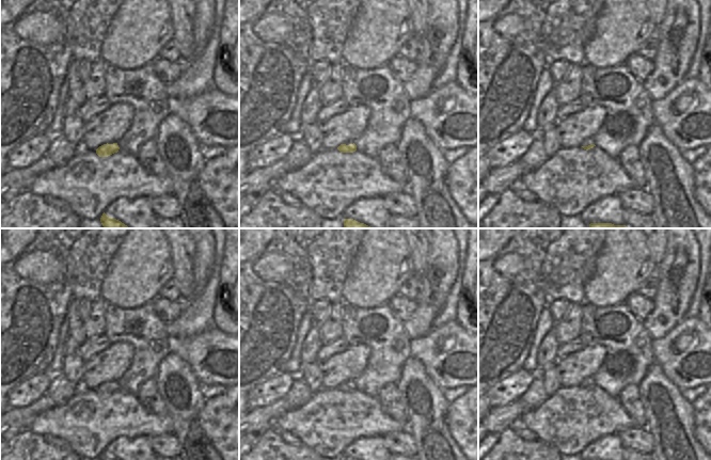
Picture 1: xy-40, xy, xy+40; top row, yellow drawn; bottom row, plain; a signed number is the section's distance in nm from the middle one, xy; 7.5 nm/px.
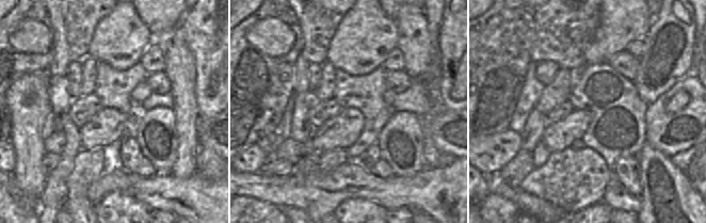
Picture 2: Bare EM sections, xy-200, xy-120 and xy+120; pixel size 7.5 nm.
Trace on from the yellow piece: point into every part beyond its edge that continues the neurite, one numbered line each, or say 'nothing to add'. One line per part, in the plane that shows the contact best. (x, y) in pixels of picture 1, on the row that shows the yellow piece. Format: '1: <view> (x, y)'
nothing to add.

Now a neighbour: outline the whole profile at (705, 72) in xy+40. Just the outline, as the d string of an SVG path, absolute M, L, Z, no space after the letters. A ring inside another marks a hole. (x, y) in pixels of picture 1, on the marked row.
M711 33L707 38L707 43L702 51L698 79L711 91Z

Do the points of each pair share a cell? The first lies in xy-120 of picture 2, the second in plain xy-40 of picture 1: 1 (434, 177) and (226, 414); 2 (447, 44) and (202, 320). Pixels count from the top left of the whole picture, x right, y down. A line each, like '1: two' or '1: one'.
1: one
2: two

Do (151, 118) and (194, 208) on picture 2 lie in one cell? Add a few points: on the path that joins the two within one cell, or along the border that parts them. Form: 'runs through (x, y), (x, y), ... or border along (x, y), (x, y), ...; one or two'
border along (169, 171), (157, 173); two

